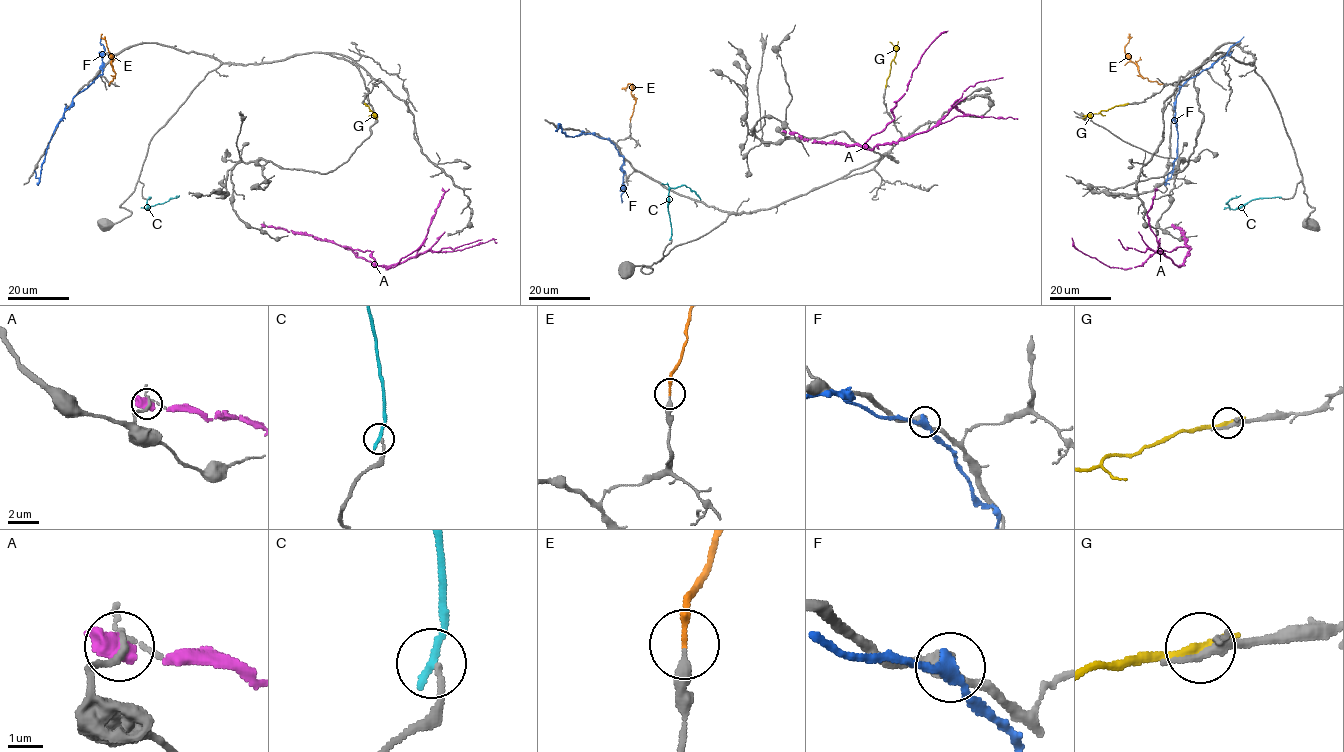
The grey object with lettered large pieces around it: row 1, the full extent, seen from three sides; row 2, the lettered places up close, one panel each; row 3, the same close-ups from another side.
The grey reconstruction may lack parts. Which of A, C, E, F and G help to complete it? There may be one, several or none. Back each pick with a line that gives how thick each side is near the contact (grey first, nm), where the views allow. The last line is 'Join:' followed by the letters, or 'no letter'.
E: calibres 320 and 200 nm
Join: E

